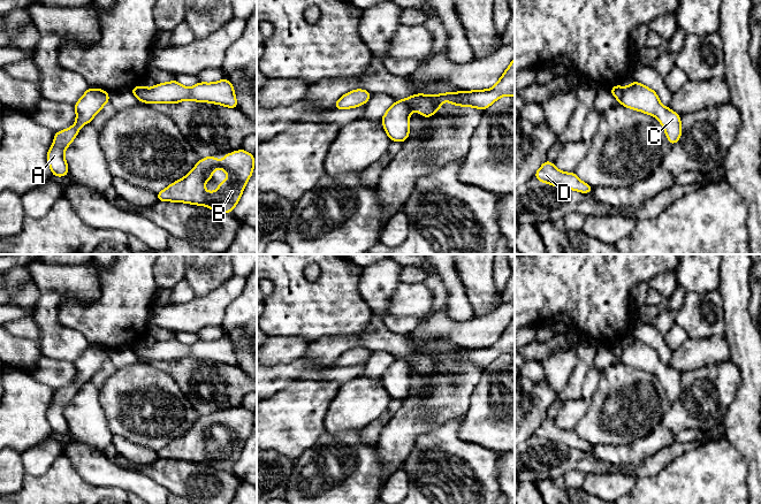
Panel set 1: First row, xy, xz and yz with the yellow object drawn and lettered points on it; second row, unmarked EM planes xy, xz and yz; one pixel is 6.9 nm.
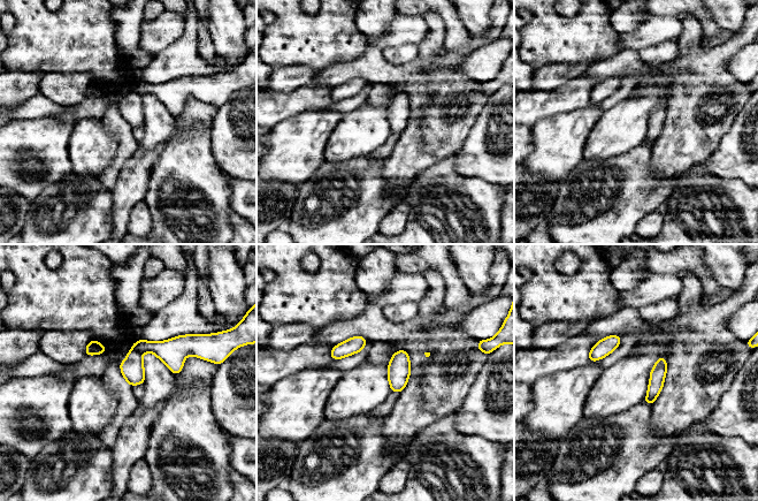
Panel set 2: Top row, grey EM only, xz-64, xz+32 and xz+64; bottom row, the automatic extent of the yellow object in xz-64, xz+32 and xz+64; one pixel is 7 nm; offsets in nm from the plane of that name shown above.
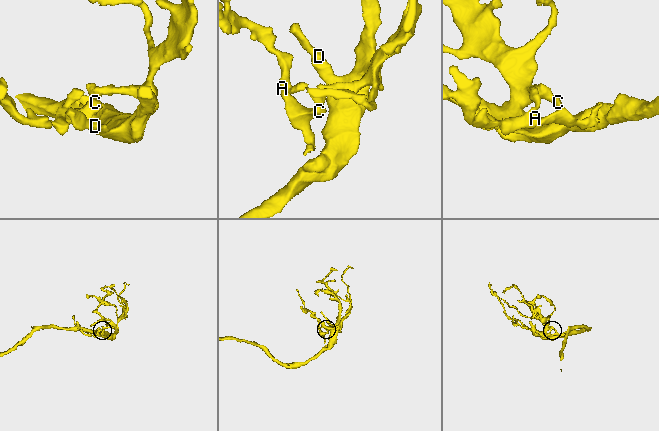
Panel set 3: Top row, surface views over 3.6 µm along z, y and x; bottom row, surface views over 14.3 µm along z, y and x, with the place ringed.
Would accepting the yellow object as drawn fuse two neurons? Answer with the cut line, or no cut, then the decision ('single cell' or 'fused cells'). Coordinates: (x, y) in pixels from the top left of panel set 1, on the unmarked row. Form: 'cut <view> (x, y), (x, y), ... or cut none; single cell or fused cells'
cut xz (396, 358), (406, 361), (411, 366); fused cells

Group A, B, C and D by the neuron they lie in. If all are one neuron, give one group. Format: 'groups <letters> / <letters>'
groups A C / B D

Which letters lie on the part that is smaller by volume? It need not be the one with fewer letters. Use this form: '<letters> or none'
A, C

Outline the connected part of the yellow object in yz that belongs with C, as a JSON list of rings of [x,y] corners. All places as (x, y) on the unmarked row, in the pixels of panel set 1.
[[[634,337],[627,345],[622,346],[623,351],[619,358],[622,364],[655,374],[662,382],[671,404],[679,398],[682,395],[680,374],[663,364],[655,349]]]

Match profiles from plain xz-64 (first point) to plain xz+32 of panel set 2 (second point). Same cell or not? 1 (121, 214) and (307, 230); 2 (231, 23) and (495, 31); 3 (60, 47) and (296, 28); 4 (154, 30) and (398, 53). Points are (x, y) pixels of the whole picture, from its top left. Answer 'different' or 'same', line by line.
1: different
2: different
3: same
4: different

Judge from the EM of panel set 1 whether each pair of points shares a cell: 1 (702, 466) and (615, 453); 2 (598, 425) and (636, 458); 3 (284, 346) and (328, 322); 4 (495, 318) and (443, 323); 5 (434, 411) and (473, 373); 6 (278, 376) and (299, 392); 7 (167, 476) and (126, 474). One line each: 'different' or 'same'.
1: different
2: different
3: different
4: same
5: same
6: different
7: different

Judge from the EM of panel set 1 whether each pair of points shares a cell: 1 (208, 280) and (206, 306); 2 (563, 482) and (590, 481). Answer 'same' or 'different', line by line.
1: different
2: different

